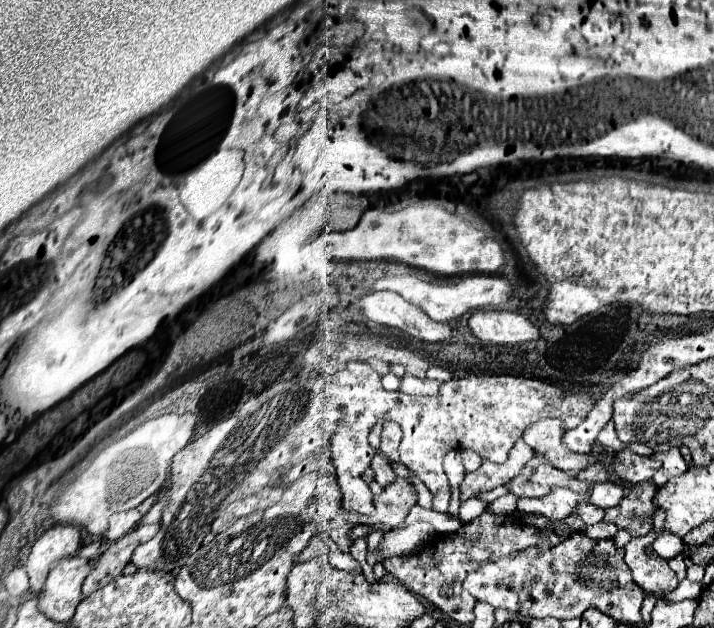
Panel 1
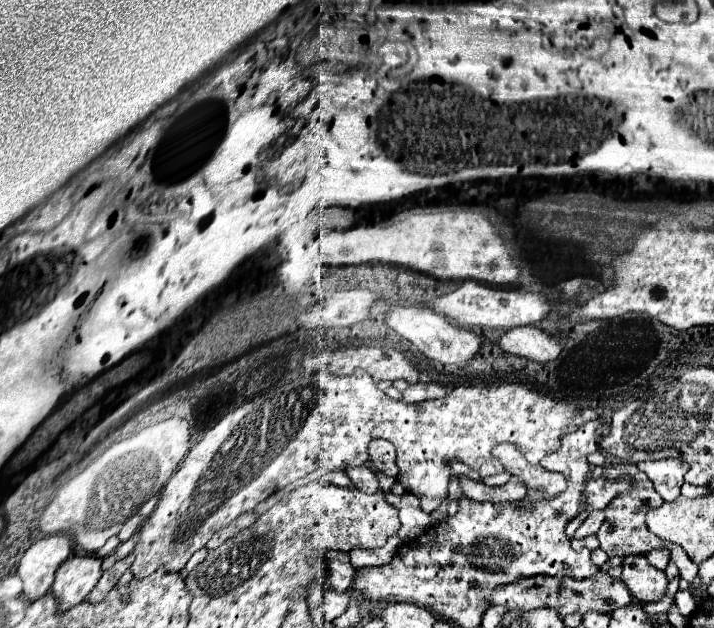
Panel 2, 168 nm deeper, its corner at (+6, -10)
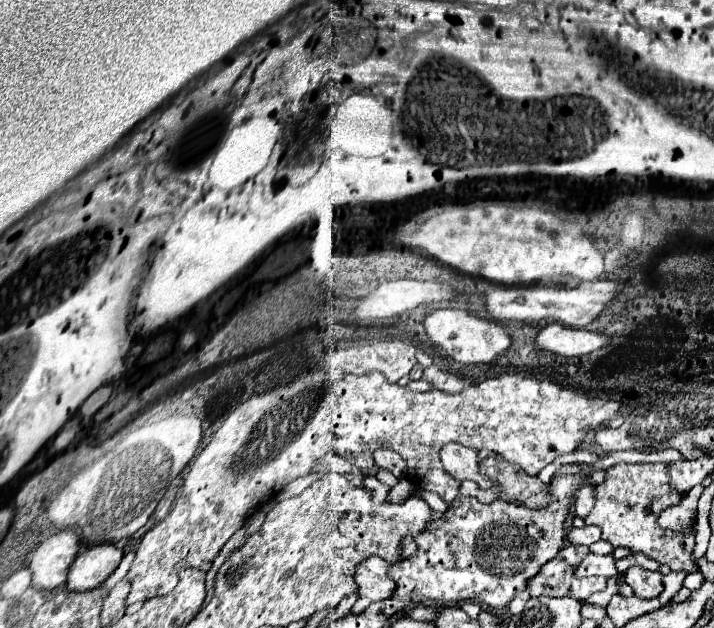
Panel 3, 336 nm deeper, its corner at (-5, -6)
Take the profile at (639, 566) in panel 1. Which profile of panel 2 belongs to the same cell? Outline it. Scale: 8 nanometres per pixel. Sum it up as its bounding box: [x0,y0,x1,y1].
[621,556,669,602]

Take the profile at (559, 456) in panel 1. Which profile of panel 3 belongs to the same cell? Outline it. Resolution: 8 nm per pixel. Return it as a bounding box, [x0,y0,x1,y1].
[480,454,552,508]

